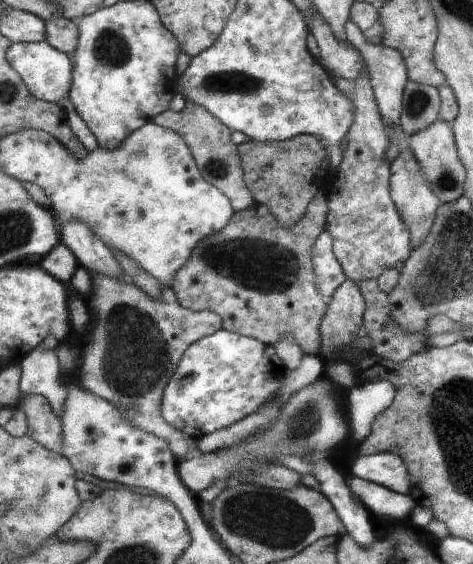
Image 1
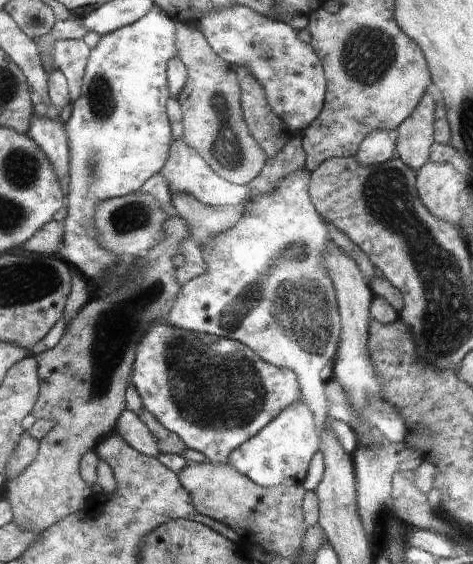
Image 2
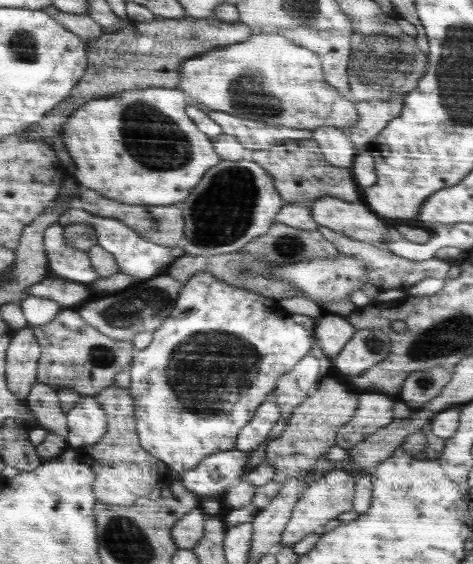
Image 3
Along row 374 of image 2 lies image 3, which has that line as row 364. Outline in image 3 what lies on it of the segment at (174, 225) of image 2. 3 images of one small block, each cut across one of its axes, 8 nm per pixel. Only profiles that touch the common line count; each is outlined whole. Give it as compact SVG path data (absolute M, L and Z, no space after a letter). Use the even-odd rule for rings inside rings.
M78 308L61 309L51 322L33 328L36 340L42 346L38 382L51 385L55 391L70 388L82 397L95 396L115 384L115 376L134 362L138 350L131 341L116 340L100 333L88 325L76 310Z

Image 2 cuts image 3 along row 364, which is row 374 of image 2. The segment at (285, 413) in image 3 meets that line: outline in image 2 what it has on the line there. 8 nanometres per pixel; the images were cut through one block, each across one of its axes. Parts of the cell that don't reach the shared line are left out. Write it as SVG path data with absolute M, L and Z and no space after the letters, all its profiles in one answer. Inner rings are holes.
M304 166L276 181L270 192L252 199L250 208L236 226L223 232L202 250L207 263L205 273L182 286L175 304L163 320L182 330L237 340L251 347L264 362L293 370L302 390L301 399L308 403L318 430L322 430L329 421L326 418L329 408L326 408L325 392L322 392L324 382L320 380L320 370L339 350L342 318L338 318L334 283L322 266L323 252L330 238L310 197L310 182L311 171Z

